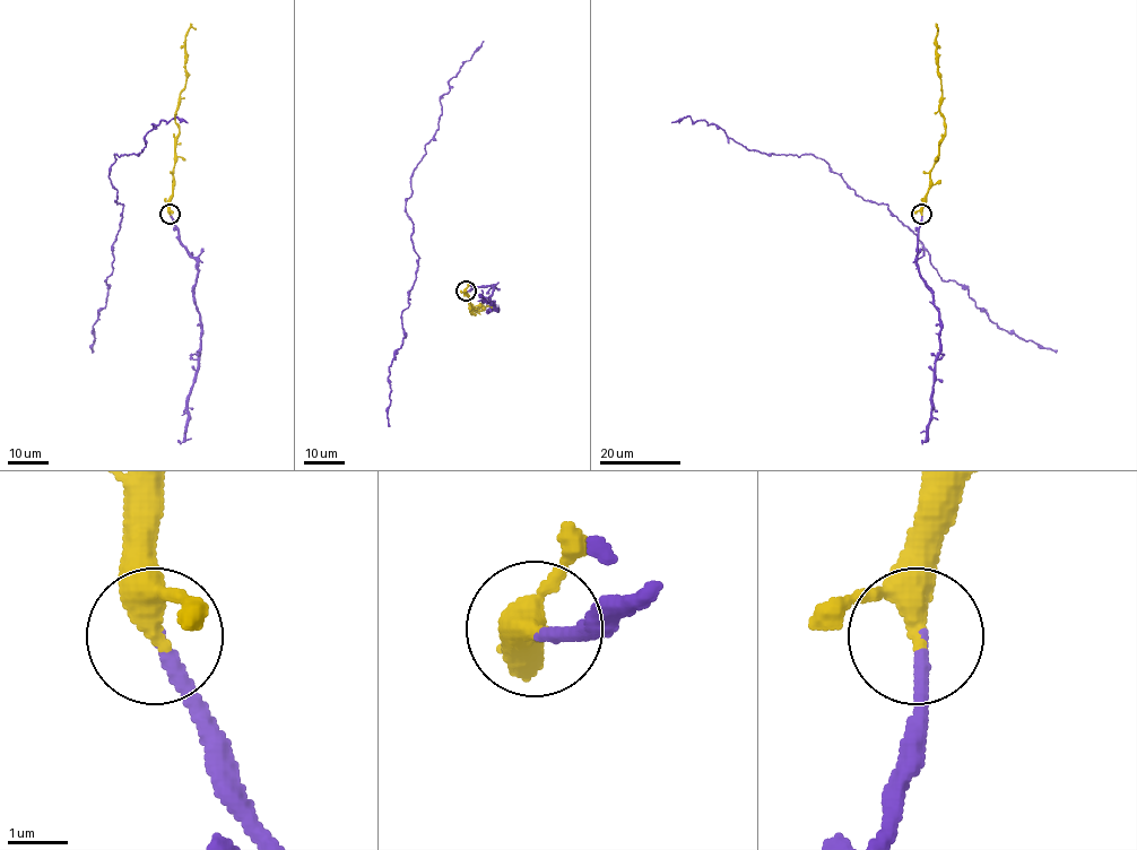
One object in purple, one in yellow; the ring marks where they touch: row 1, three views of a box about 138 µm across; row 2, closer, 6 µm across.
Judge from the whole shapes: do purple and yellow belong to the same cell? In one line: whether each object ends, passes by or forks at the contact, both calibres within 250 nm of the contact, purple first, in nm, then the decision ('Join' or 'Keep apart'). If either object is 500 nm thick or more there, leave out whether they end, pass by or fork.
At the ring purple ends. At the ring yellow passes by. Thickness 200 nm (purple) against 340 nm. Join

